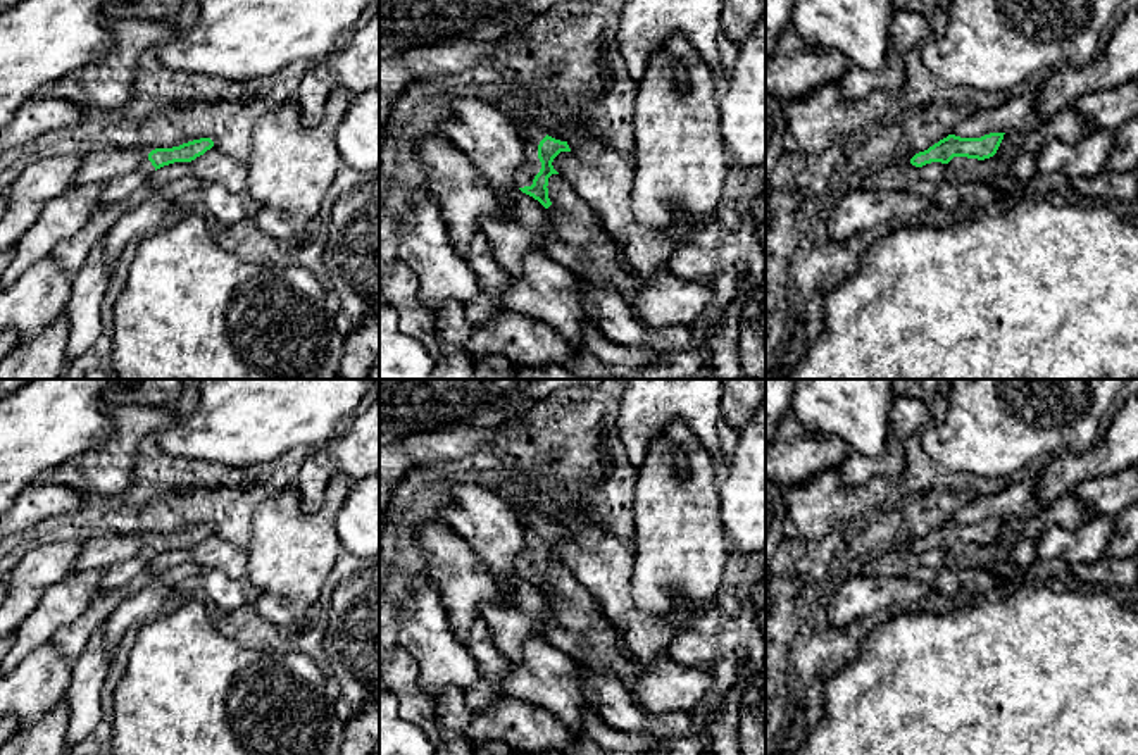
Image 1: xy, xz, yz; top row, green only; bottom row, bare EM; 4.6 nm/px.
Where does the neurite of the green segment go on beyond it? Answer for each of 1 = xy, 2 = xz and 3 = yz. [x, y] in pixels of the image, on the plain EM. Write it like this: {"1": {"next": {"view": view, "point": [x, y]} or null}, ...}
{"1": {"next": {"view": "xy", "point": [118, 576]}}, "2": {"next": {"view": "xz", "point": [531, 521]}}, "3": {"next": null}}

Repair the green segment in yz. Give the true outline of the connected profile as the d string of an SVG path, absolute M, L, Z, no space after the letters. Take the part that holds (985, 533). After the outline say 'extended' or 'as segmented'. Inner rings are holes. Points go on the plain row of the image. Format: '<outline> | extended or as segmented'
M990 519L981 524L948 521L924 538L916 540L910 550L922 553L931 548L948 550L954 543L985 546L997 540L1005 519Z | as segmented

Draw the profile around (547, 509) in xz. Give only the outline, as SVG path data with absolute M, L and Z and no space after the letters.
M500 486L495 493L509 503L528 500L545 521L566 527L571 536L553 545L553 555L595 595L605 617L621 627L626 646L640 660L652 662L664 655L671 638L669 629L640 612L631 596L633 543L614 536L595 521L572 519L538 490Z

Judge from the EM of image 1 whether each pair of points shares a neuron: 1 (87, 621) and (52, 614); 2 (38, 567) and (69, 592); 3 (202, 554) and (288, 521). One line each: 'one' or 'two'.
1: two
2: two
3: two

